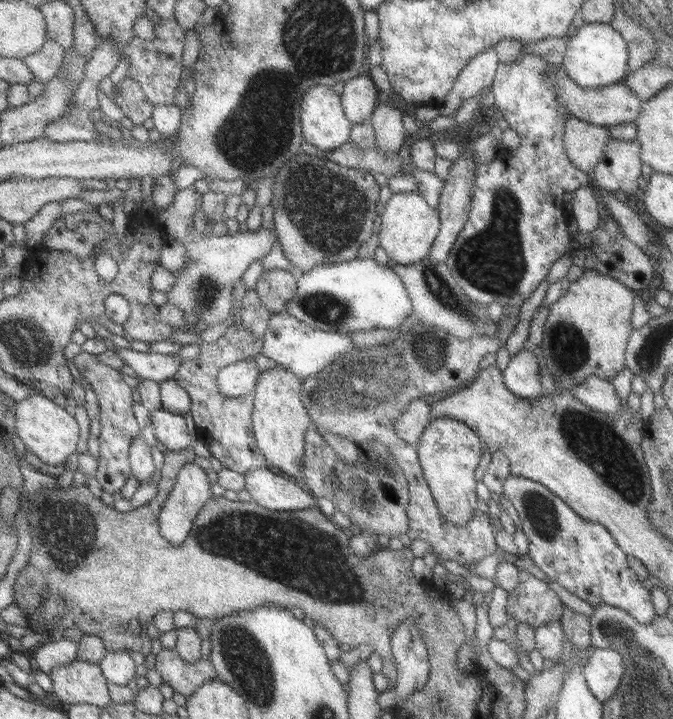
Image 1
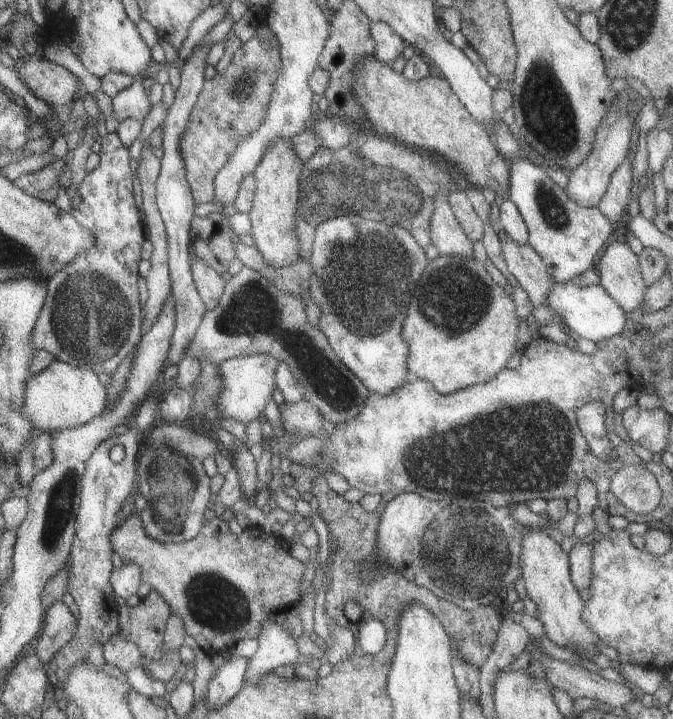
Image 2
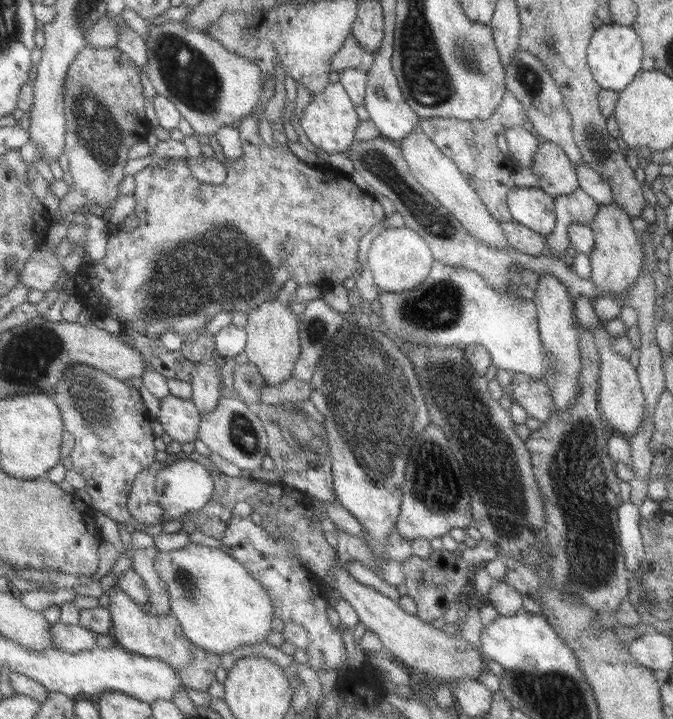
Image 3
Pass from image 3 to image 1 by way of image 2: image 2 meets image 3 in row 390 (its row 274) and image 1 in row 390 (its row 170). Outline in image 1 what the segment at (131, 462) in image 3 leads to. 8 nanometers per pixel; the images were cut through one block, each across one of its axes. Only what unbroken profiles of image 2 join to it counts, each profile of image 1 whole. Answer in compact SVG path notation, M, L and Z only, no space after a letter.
M81 352L75 358L75 364L97 394L100 404L99 468L94 478L100 483L103 491L112 494L121 490L133 475L133 468L130 465L130 448L135 439L140 436L142 427L137 424L137 417L133 414L133 404L136 404L133 400L133 387L123 380L119 369L100 361L98 355Z

